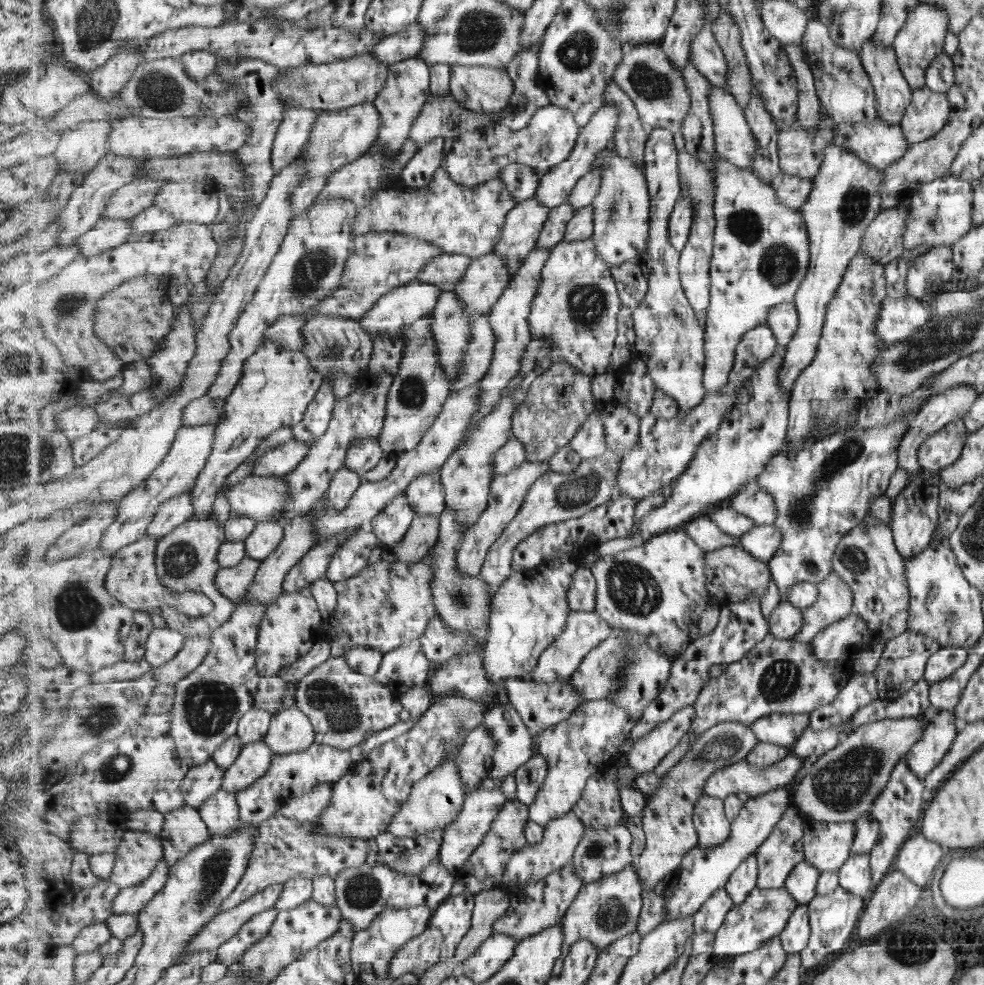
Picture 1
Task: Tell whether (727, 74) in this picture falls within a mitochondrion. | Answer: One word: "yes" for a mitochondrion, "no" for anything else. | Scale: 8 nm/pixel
no

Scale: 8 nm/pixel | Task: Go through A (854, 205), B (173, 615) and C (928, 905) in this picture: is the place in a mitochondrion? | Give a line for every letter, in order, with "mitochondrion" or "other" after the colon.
A: mitochondrion
B: other
C: other

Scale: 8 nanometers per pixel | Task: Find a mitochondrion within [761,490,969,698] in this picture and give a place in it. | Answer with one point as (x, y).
(853, 558)

